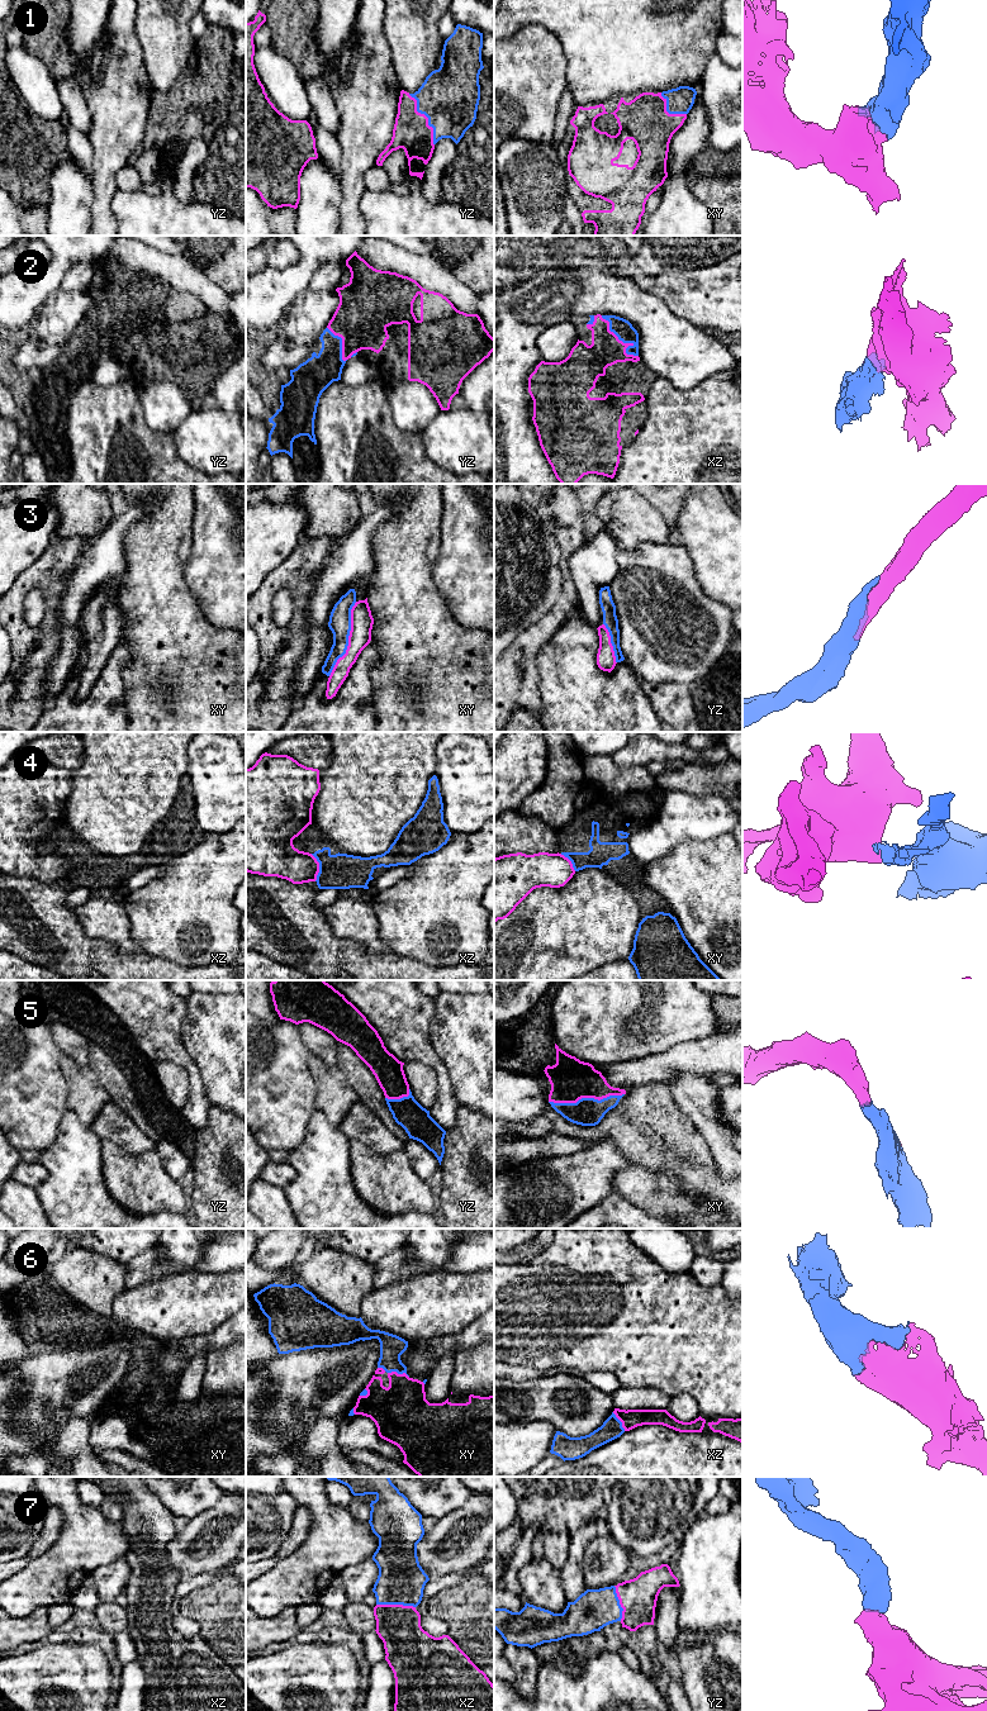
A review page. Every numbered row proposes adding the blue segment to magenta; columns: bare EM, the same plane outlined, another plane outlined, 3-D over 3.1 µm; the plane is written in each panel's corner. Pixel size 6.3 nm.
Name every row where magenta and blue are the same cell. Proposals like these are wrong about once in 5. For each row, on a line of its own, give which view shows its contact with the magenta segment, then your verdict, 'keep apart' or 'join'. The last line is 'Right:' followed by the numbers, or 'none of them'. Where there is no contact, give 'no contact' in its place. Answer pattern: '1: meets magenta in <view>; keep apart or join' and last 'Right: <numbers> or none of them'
1: meets magenta in yz; join
2: meets magenta in xz; join
3: meets magenta in xy; join
4: meets magenta in xz; keep apart
5: meets magenta in xy; join
6: meets magenta in xy; join
7: meets magenta in xz; join
Right: 1, 2, 3, 5, 6, 7

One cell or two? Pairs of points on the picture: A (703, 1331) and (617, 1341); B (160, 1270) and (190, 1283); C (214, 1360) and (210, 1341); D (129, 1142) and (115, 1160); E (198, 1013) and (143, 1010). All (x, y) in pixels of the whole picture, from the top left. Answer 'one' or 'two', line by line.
A: one
B: two
C: two
D: two
E: two

